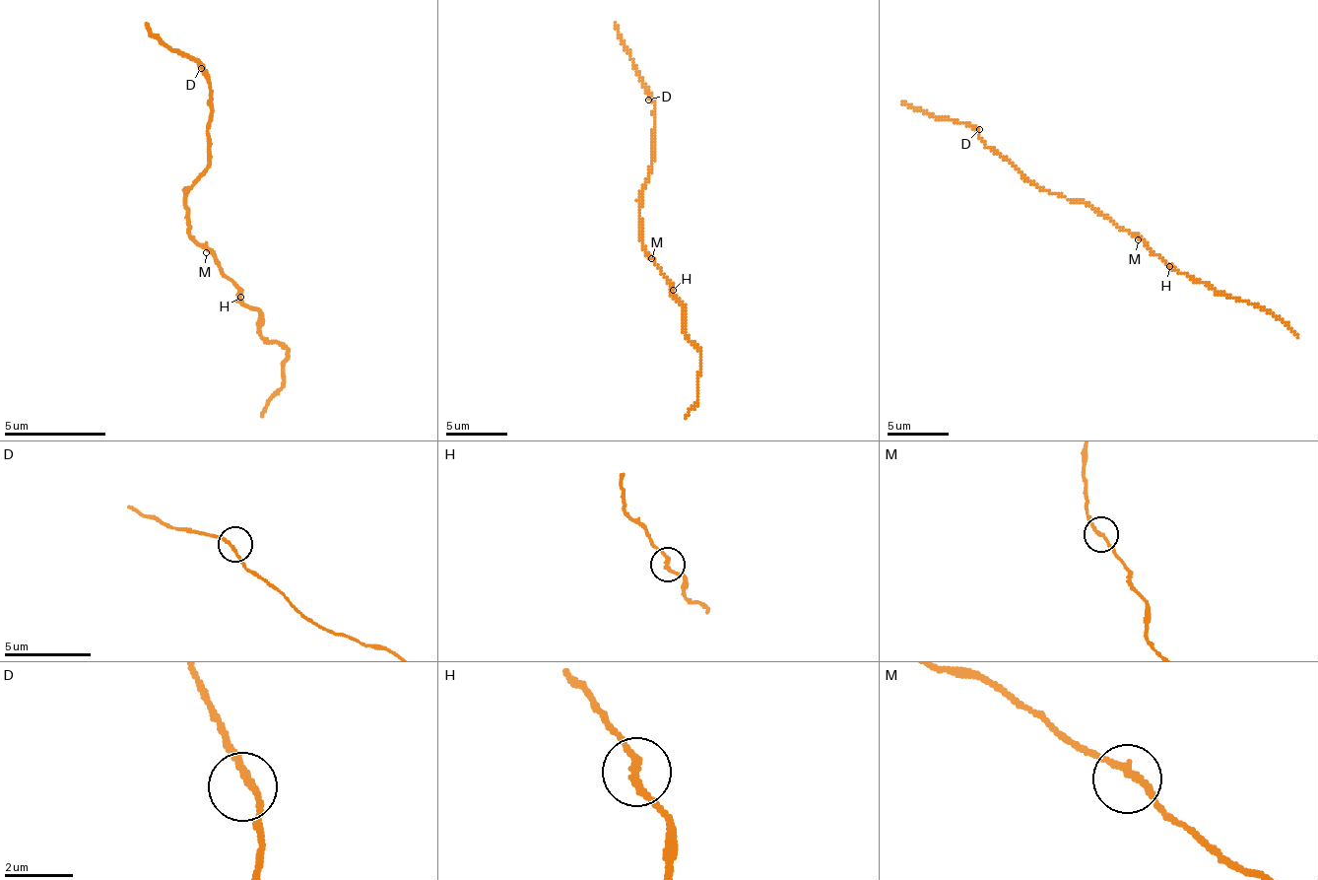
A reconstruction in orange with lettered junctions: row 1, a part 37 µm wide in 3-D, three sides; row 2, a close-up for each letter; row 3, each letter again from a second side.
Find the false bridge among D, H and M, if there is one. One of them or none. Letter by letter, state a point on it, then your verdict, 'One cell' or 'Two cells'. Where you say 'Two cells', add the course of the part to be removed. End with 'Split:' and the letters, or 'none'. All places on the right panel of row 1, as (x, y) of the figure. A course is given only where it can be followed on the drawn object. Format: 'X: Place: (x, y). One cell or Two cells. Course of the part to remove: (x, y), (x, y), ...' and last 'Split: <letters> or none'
D: Place: (979, 129). One cell
H: Place: (1169, 266). One cell
M: Place: (1138, 239). One cell
Split: none

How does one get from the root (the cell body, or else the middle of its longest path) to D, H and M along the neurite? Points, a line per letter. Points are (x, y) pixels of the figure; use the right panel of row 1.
D: (1101, 215), (1083, 203), (1071, 203), (1065, 196), (1040, 190), (1030, 184), (1007, 160), (985, 144), (979, 129)
H: (1101, 215), (1107, 215), (1120, 228), (1135, 234), (1169, 267)
M: (1101, 215), (1107, 215), (1138, 239)

